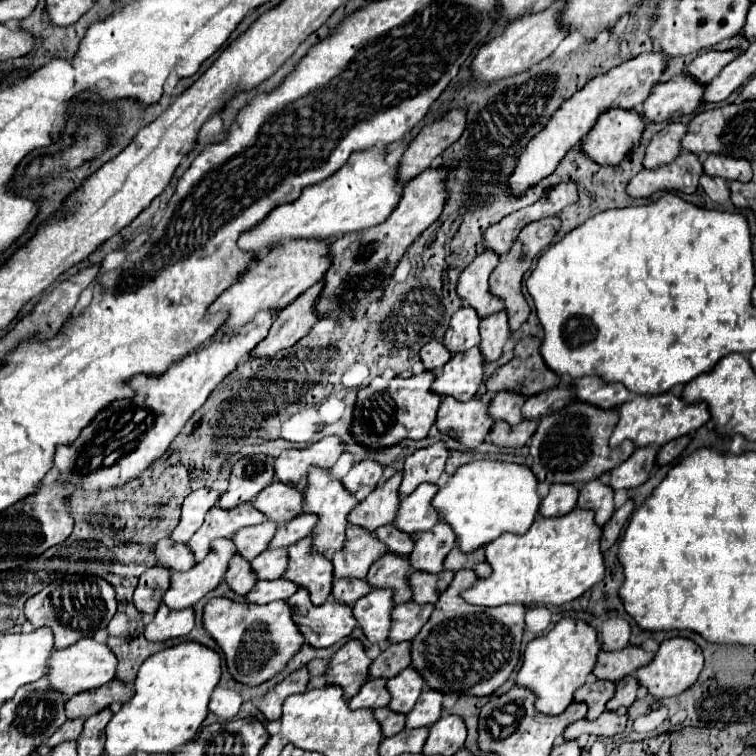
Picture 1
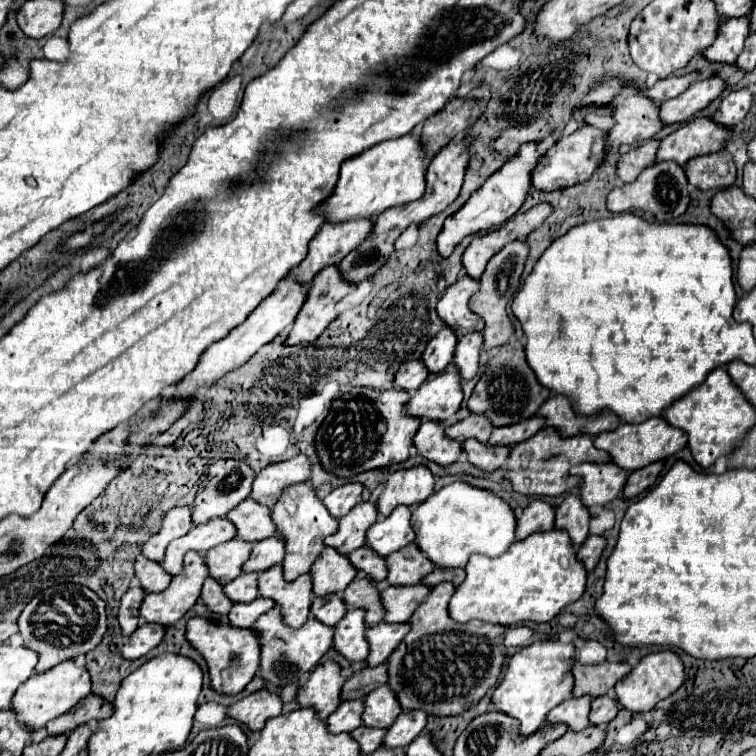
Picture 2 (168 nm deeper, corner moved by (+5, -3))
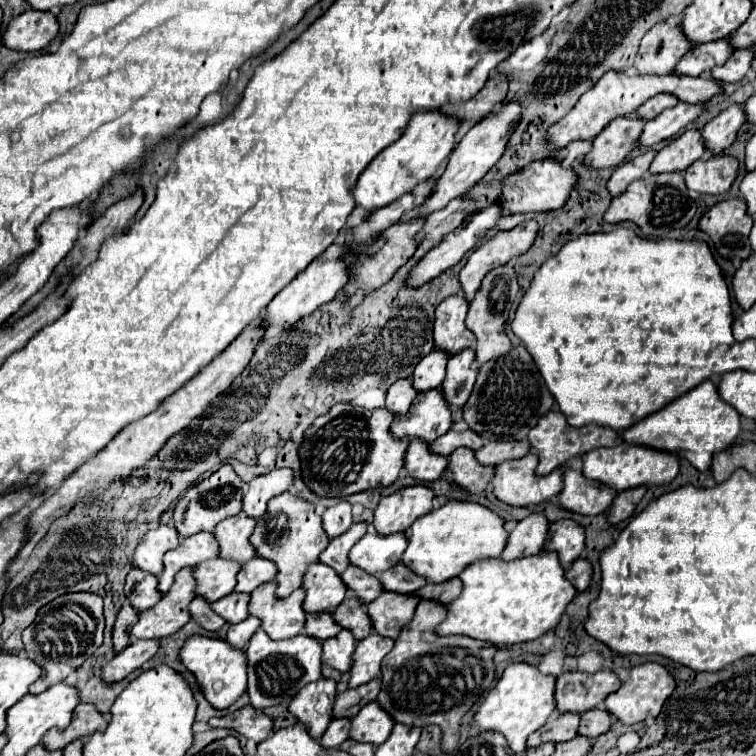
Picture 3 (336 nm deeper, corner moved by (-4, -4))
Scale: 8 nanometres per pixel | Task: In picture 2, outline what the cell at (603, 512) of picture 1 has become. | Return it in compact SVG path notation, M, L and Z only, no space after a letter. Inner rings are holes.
M569 494L555 510L555 528L565 530L571 536L571 544L579 548L587 540L587 528L589 528L589 512L579 502L577 494Z

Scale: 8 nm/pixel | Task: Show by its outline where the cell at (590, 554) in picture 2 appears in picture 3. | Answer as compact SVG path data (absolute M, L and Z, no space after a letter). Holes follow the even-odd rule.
M576 559L568 569L568 579L578 591L584 591L592 579L592 563L588 559Z

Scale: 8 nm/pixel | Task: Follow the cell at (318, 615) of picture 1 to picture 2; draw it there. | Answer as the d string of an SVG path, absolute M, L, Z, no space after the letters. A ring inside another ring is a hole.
M275 608L259 616L251 630L257 634L259 646L261 646L257 676L261 676L267 682L265 688L271 692L303 680L299 676L305 676L307 672L311 672L321 660L321 656L331 648L331 626L321 626L321 622L315 622L315 618L309 618L307 624L303 624L297 630L291 630L289 626L283 626L279 622L279 612Z

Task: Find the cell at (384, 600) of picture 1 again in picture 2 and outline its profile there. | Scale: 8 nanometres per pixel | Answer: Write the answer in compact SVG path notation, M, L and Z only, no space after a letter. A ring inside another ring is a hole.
M347 610L345 618L333 630L333 648L349 662L367 658L367 642L363 640L363 610Z

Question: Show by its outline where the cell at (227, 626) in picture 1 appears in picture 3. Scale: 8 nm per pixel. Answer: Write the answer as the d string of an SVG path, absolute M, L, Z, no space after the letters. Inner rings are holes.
M192 635L184 643L180 651L180 659L196 675L206 699L216 709L230 707L248 689L248 659L244 659L244 649L232 647L226 639L208 637L208 635Z

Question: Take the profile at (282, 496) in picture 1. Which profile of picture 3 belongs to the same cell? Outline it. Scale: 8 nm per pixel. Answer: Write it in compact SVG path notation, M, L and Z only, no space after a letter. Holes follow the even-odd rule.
M244 511L220 521L218 527L214 529L214 535L220 543L220 557L236 559L240 563L252 559L256 555L256 549L250 543L250 535L254 527L256 527L256 519L248 519Z

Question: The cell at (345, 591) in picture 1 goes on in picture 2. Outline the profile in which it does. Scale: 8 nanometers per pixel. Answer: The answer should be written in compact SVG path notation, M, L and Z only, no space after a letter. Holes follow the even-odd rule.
M333 594L331 598L313 598L311 602L311 614L325 626L335 626L345 616L345 612L347 606L339 602L339 594Z

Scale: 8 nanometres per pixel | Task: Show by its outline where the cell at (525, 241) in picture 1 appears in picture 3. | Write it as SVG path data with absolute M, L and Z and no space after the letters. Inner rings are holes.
M508 263L492 269L484 277L482 287L476 293L474 301L470 303L468 317L466 317L466 325L468 325L470 331L474 331L476 341L478 341L476 343L476 361L486 363L490 359L506 355L512 349L512 343L510 343L510 339L508 339L508 335L504 331L504 323L508 319L508 313L510 313L510 309L512 309L518 293L520 293L520 285L518 285L518 279L516 279L516 271Z

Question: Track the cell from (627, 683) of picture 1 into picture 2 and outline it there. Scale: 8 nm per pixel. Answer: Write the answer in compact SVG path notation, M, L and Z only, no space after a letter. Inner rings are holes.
M605 694L603 698L595 698L591 702L589 724L593 724L593 726L605 726L605 724L609 724L617 716L617 710L619 710L619 706L613 700L613 696Z

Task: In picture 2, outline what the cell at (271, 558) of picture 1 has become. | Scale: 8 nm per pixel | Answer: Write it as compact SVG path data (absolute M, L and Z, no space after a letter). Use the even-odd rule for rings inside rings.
M241 574L239 578L235 578L235 582L229 582L229 584L223 586L225 596L233 604L253 602L257 598L257 594L255 594L255 578L257 578L257 574Z

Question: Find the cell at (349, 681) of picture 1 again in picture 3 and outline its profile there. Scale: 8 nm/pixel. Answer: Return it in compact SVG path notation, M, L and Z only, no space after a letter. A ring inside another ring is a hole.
M320 679L304 687L292 701L290 713L308 725L314 739L320 739L322 731L332 721L332 703L336 701L336 681Z

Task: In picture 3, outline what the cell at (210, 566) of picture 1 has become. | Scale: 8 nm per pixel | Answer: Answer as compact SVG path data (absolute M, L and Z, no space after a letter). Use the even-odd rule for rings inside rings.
M180 569L170 591L154 607L140 613L140 619L132 627L130 635L134 639L162 639L182 629L190 621L188 603L194 599L192 587L196 587L192 569Z

